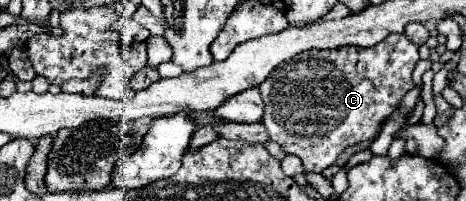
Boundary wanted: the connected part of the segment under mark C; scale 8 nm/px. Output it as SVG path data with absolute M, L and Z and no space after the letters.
M404 34L386 36L372 48L346 46L298 54L296 58L276 66L260 84L260 94L264 100L262 122L270 138L280 144L286 154L298 156L308 172L322 172L324 168L332 166L348 146L378 138L384 120L394 112L394 108L398 108L402 96L414 88L412 70L418 60L418 46L412 44Z

